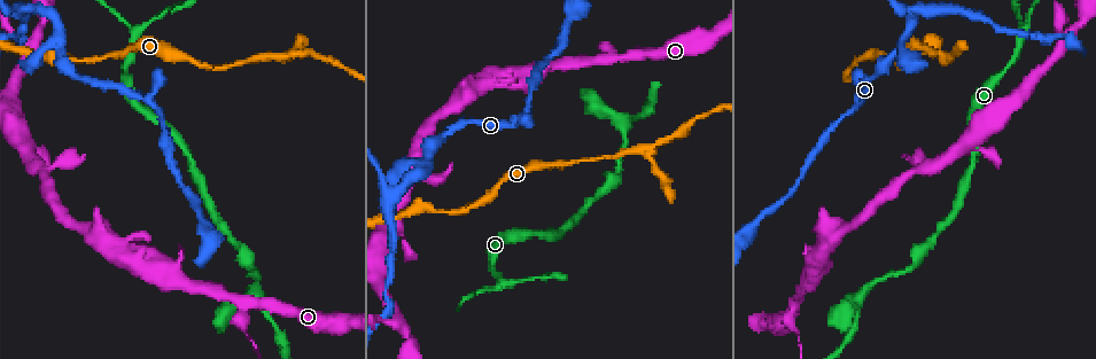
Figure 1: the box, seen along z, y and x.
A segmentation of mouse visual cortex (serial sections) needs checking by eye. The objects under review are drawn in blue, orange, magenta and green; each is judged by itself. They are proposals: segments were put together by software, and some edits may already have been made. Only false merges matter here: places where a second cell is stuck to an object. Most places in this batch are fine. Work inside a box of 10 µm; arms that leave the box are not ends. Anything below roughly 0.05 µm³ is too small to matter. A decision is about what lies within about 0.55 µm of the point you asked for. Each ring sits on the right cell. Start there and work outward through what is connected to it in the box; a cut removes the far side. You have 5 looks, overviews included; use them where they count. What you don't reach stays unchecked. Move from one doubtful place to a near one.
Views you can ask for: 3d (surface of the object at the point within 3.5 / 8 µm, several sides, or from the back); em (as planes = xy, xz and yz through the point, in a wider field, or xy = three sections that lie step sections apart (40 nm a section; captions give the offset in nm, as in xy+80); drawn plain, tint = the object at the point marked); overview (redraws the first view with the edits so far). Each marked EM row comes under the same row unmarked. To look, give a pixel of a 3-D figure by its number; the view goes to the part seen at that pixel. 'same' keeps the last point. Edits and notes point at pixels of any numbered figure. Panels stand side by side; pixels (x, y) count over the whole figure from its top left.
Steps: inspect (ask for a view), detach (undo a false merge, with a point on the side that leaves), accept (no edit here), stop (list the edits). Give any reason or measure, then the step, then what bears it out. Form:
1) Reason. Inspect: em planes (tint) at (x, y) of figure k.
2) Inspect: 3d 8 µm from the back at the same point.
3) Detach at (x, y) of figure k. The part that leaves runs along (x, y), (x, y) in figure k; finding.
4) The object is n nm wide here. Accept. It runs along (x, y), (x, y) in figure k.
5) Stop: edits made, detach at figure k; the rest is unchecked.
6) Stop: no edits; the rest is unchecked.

Inspect: 3d 3.5 µm at (63, 47) of figure 1.

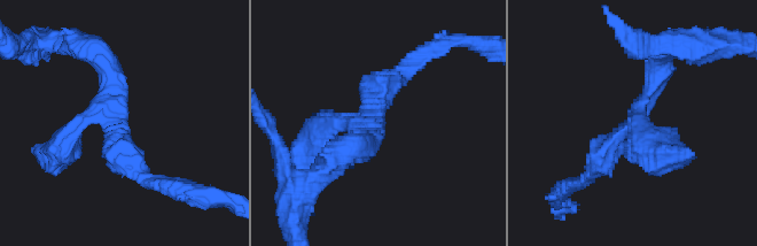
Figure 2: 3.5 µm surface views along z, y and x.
3 arms meet here; the arms are 200, 300, 350 nm wide; now the EM. Inspect: em xy step 3 (tint) at (378, 119) of figure 2.

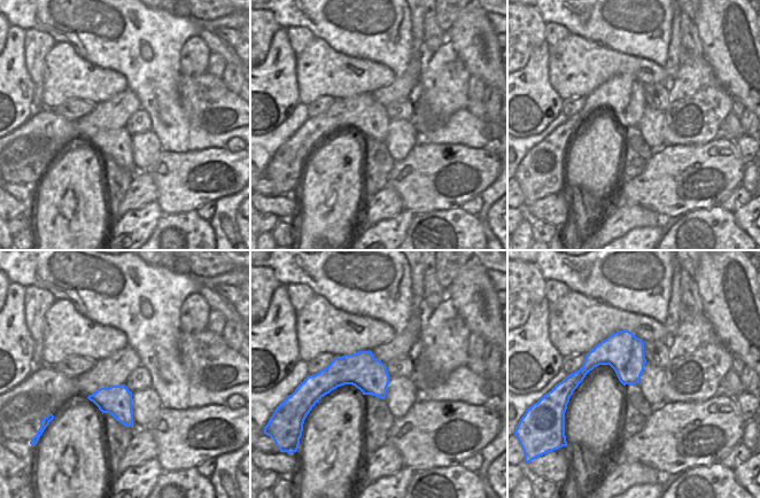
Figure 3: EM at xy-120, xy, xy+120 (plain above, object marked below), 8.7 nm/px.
Inspect: em xy step 1 (tint) at the same point.

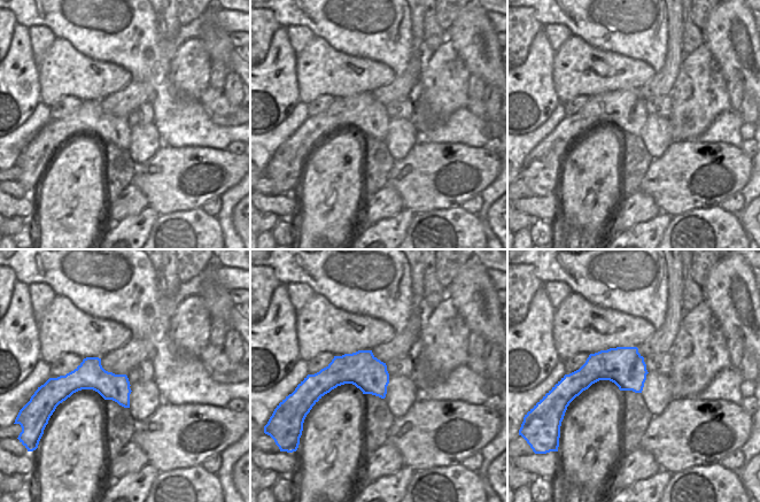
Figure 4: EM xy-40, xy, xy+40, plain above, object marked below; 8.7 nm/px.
Accept. It runs along (587, 177), (644, 107), (661, 54) in figure 2; continuous, no second cell.

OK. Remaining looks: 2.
A fork. Inspect: 3d 3.5 µm from the back at (258, 294) of figure 1.

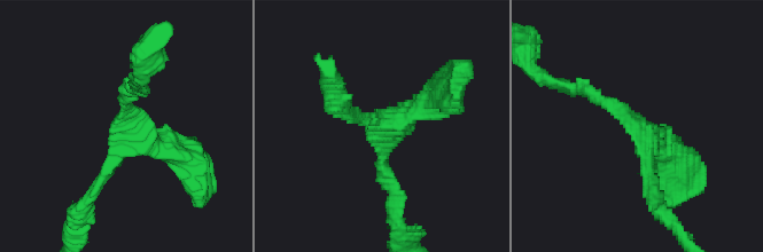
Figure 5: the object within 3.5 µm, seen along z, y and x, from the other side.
Inspect: em xy step 3 (tint) at (125, 133) of figure 5.

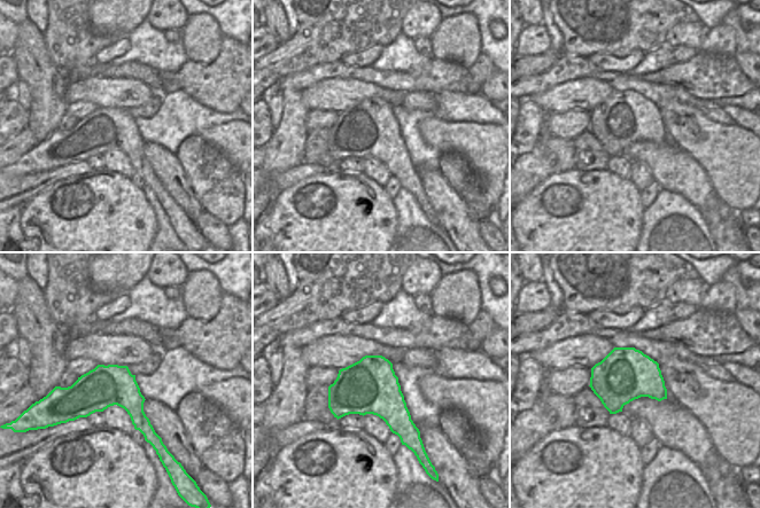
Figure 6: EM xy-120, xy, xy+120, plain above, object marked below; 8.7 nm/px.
Accept. It runs along (585, 88), (676, 163) in figure 5; continuous, no second cell.

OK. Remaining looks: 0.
Stop: no edits; the rest is unchecked.

